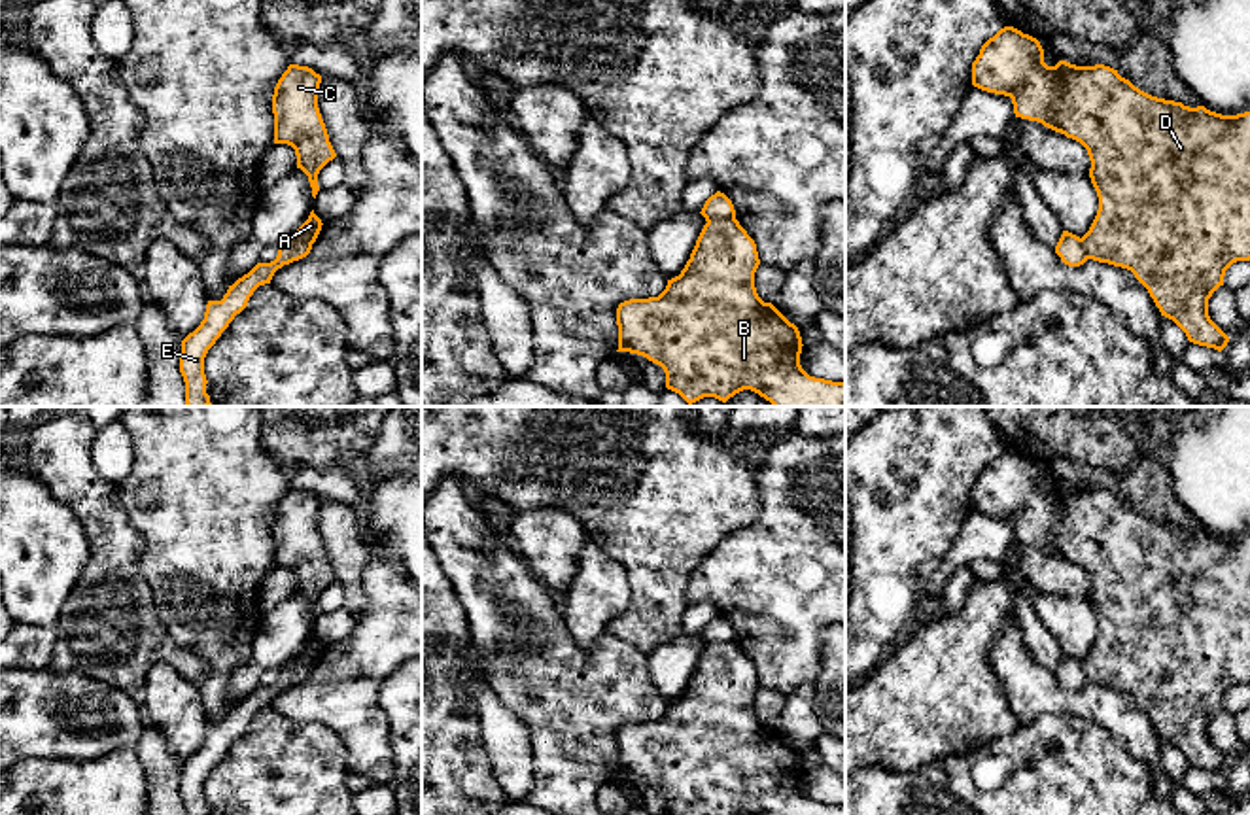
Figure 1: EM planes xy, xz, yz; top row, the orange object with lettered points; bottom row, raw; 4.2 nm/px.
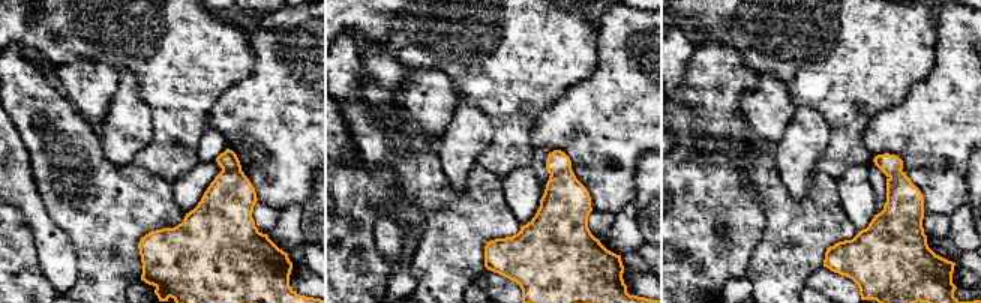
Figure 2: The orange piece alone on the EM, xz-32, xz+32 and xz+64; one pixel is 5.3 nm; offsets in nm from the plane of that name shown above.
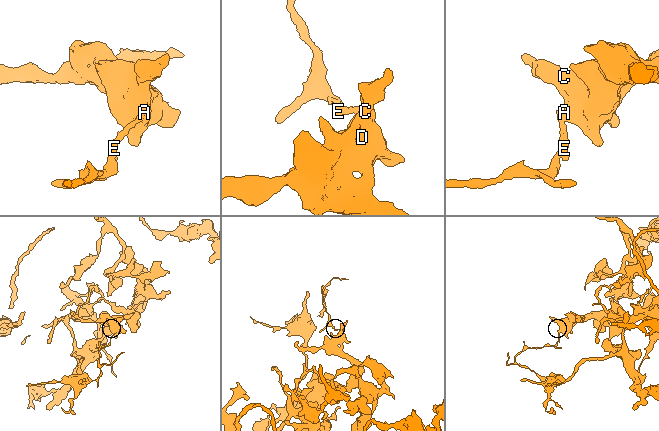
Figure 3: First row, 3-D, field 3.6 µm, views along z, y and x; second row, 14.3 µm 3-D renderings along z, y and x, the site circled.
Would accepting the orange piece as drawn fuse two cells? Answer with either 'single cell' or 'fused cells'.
fused cells

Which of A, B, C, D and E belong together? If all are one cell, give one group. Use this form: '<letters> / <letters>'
A B C D / E

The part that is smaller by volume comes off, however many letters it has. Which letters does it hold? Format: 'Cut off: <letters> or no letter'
Cut off: E

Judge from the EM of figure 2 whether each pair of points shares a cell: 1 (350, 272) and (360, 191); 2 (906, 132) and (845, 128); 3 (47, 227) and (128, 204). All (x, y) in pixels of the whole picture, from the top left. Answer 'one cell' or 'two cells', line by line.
1: one cell
2: two cells
3: two cells

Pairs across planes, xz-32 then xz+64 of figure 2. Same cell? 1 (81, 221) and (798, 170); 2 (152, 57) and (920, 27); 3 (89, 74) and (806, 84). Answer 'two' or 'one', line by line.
1: two
2: one
3: two

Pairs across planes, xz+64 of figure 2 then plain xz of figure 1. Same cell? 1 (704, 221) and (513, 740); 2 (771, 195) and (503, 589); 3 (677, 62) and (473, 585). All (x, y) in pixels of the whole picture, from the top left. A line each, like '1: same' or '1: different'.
1: different
2: same
3: same

